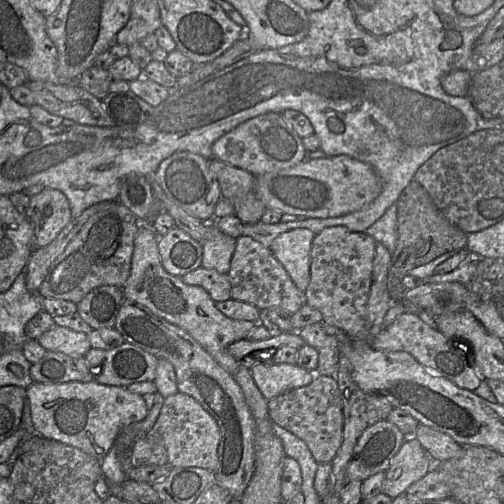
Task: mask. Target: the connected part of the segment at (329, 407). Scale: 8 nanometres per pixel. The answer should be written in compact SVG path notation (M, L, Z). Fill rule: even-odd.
M316 375L309 385L289 390L268 400L268 413L274 424L301 439L319 464L314 487L321 500L332 493L331 461L341 446L344 422L342 400L335 376Z

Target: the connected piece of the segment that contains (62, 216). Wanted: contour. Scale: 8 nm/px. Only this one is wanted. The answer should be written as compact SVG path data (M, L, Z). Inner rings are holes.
M45 188L30 197L26 218L33 227L35 248L45 247L72 220L69 201L61 191Z

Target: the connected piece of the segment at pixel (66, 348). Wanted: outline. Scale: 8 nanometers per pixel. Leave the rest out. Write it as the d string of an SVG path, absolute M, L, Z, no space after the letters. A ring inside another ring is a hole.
M58 325L43 333L37 341L47 351L69 356L85 356L91 348L88 335Z

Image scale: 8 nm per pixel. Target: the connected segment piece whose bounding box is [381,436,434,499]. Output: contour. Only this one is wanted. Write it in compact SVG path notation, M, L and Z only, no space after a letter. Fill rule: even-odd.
M414 436L407 437L390 461L381 493L391 499L406 493L410 485L431 470L433 463L419 441Z

